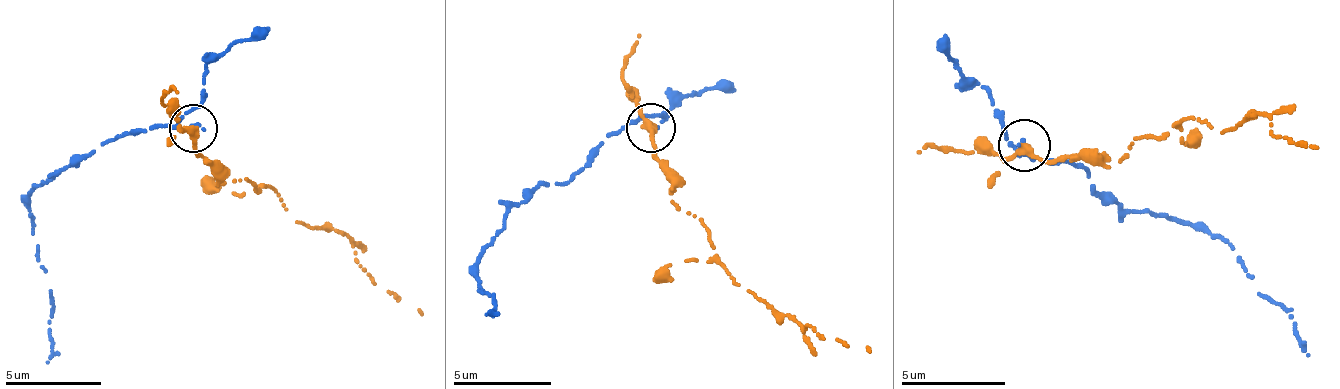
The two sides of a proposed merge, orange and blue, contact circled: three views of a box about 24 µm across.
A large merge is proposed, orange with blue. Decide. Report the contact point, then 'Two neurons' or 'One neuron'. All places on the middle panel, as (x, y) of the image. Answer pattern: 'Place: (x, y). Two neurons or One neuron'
Place: (651, 127). Two neurons

